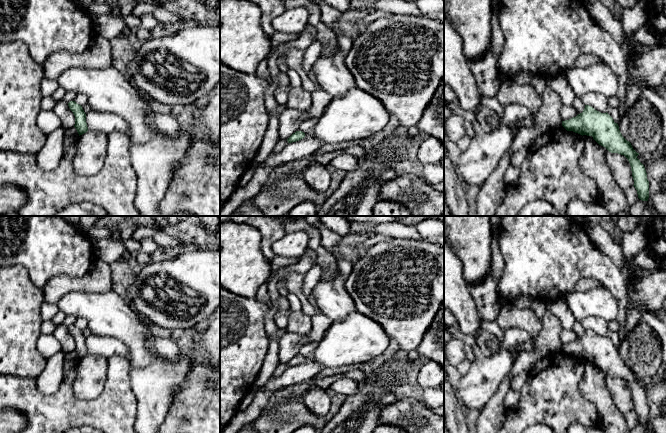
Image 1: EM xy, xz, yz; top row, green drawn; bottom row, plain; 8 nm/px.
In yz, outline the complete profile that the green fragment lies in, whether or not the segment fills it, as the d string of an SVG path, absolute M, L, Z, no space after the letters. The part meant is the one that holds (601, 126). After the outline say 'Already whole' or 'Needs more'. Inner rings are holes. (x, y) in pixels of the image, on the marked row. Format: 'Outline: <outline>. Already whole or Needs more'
Outline: M585 105L582 113L562 121L562 126L567 131L573 131L582 136L592 136L599 145L611 153L624 155L631 166L633 186L637 190L638 198L642 201L648 201L649 181L644 165L637 158L639 153L622 136L618 124L607 112L601 113L589 105Z. Already whole

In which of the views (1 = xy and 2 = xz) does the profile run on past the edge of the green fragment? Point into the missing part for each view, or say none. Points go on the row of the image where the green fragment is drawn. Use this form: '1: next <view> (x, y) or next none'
1: next none
2: next none

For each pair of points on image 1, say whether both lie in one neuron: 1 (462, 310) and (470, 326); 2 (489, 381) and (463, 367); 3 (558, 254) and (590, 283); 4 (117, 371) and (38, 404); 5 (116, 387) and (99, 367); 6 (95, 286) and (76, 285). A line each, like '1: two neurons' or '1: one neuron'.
1: one neuron
2: two neurons
3: two neurons
4: one neuron
5: two neurons
6: one neuron

